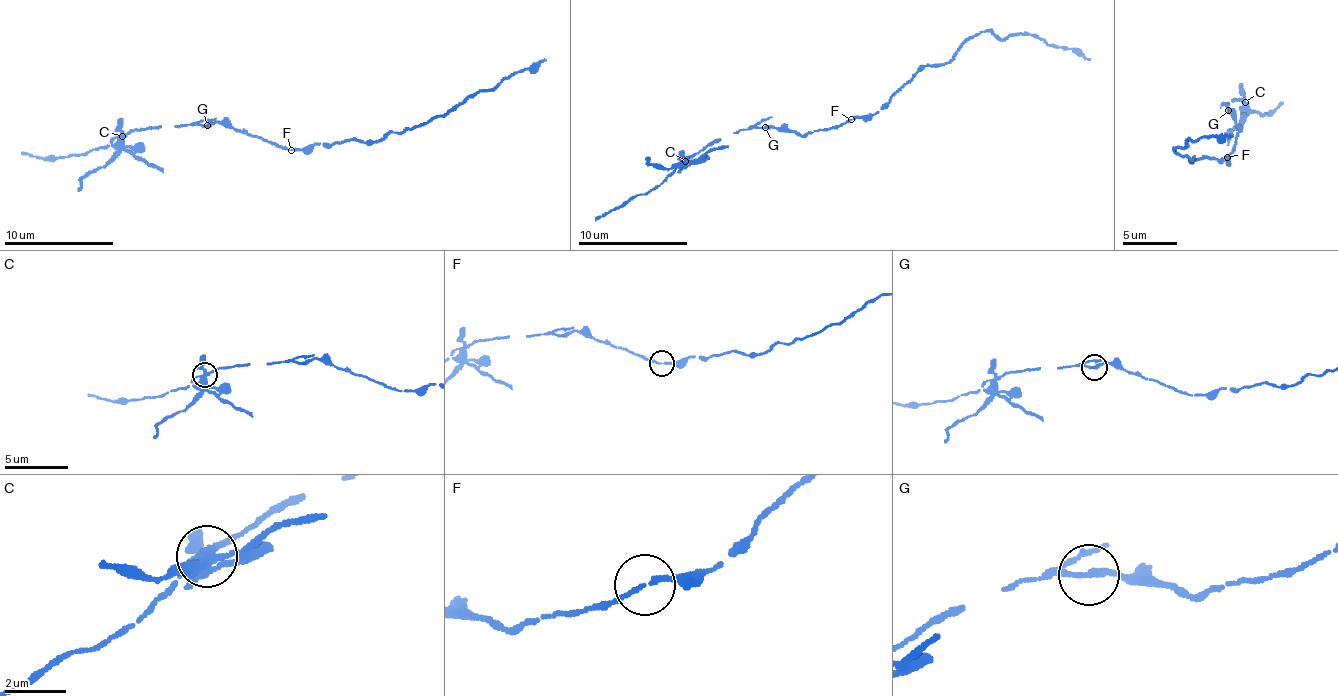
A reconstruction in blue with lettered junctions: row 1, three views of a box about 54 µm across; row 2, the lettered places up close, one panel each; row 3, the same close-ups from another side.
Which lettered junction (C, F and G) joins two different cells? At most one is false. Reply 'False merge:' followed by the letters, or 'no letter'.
False merge: C

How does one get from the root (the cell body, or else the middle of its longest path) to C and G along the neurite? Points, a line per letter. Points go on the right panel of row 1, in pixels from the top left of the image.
C: (1225, 157), (1238, 131), (1236, 117), (1225, 105), (1232, 98), (1240, 98), (1244, 103)
G: (1225, 157), (1238, 131), (1236, 117), (1228, 110)

